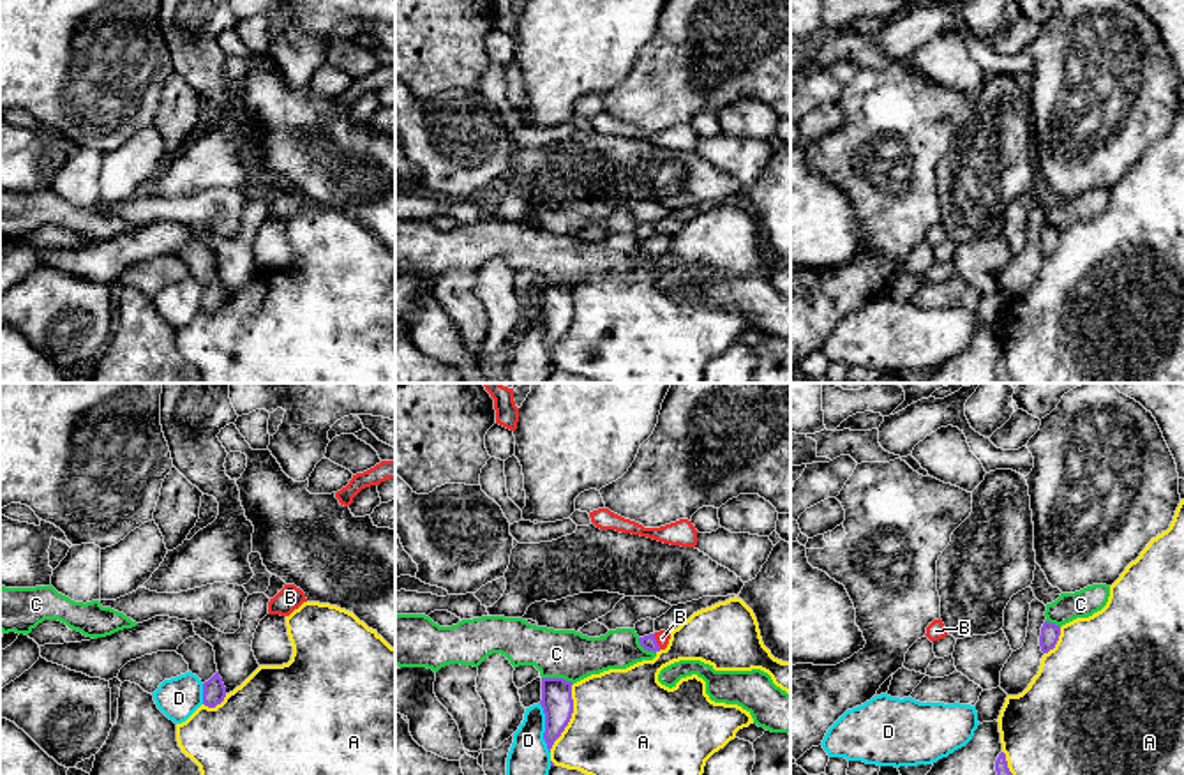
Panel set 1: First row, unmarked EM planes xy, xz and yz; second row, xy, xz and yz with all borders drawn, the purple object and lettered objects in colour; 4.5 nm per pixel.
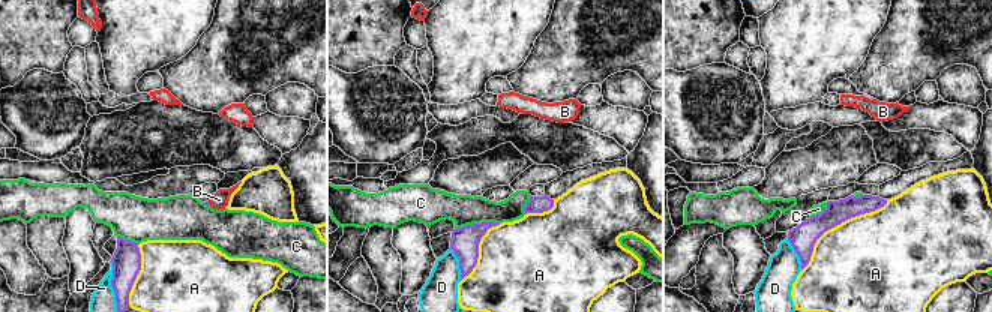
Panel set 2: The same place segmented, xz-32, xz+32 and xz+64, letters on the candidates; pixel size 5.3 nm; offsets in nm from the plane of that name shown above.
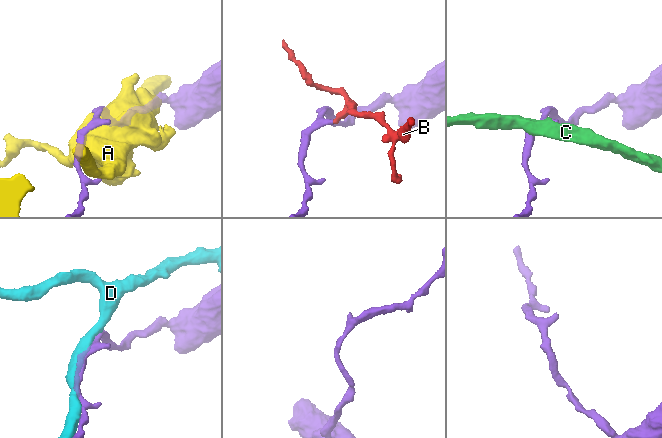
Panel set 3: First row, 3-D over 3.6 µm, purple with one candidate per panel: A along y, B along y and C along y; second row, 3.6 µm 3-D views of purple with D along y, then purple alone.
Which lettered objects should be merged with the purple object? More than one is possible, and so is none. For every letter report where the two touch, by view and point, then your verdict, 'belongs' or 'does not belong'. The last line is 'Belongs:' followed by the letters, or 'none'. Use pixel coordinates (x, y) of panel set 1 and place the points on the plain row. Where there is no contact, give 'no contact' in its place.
A: xz (570, 322) | does not belong
B: xz (655, 246) | belongs
C: xz (558, 283) | does not belong
D: xz (546, 332) | does not belong
Belongs: B

